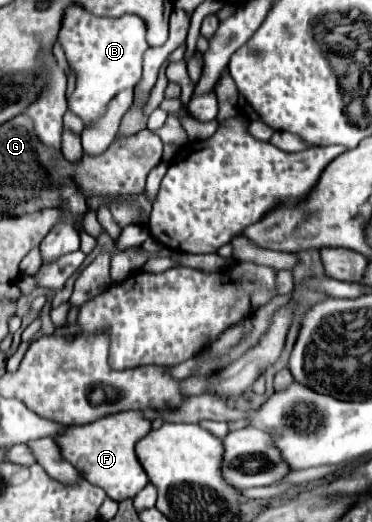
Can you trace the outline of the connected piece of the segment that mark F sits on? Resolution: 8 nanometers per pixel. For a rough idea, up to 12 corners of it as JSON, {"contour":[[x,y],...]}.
{"contour":[[133,410],[67,428],[63,458],[115,502],[149,478],[135,444],[151,422]]}

